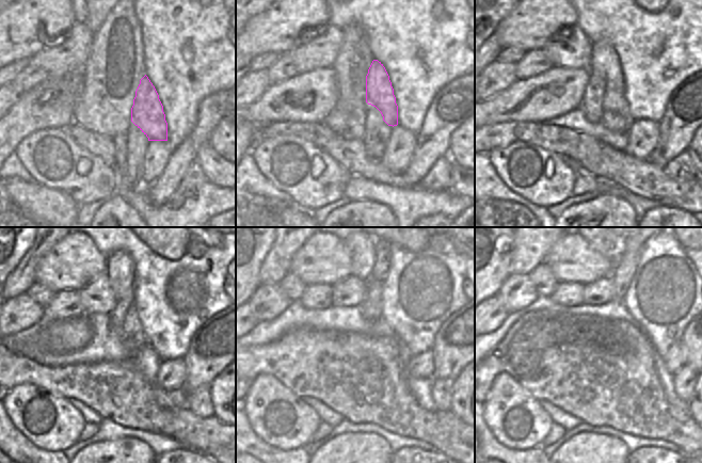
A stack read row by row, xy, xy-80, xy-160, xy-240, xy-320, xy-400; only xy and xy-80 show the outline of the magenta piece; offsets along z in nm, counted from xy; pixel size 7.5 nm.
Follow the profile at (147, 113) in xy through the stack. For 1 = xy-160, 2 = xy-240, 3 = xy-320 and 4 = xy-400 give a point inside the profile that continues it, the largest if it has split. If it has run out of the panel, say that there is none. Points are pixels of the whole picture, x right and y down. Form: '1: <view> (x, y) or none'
1: xy-160 (604, 61)
2: xy-240 (121, 267)
3: xy-320 (363, 249)
4: xy-400 (610, 249)

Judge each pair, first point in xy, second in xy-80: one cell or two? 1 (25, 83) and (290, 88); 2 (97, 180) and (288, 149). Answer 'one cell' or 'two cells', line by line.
1: two cells
2: one cell

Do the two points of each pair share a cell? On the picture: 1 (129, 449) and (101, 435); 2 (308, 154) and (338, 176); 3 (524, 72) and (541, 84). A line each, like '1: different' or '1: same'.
1: different
2: same
3: different

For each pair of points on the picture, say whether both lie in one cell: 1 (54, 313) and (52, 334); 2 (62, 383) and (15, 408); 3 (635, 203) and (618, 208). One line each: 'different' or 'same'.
1: different
2: different
3: different

